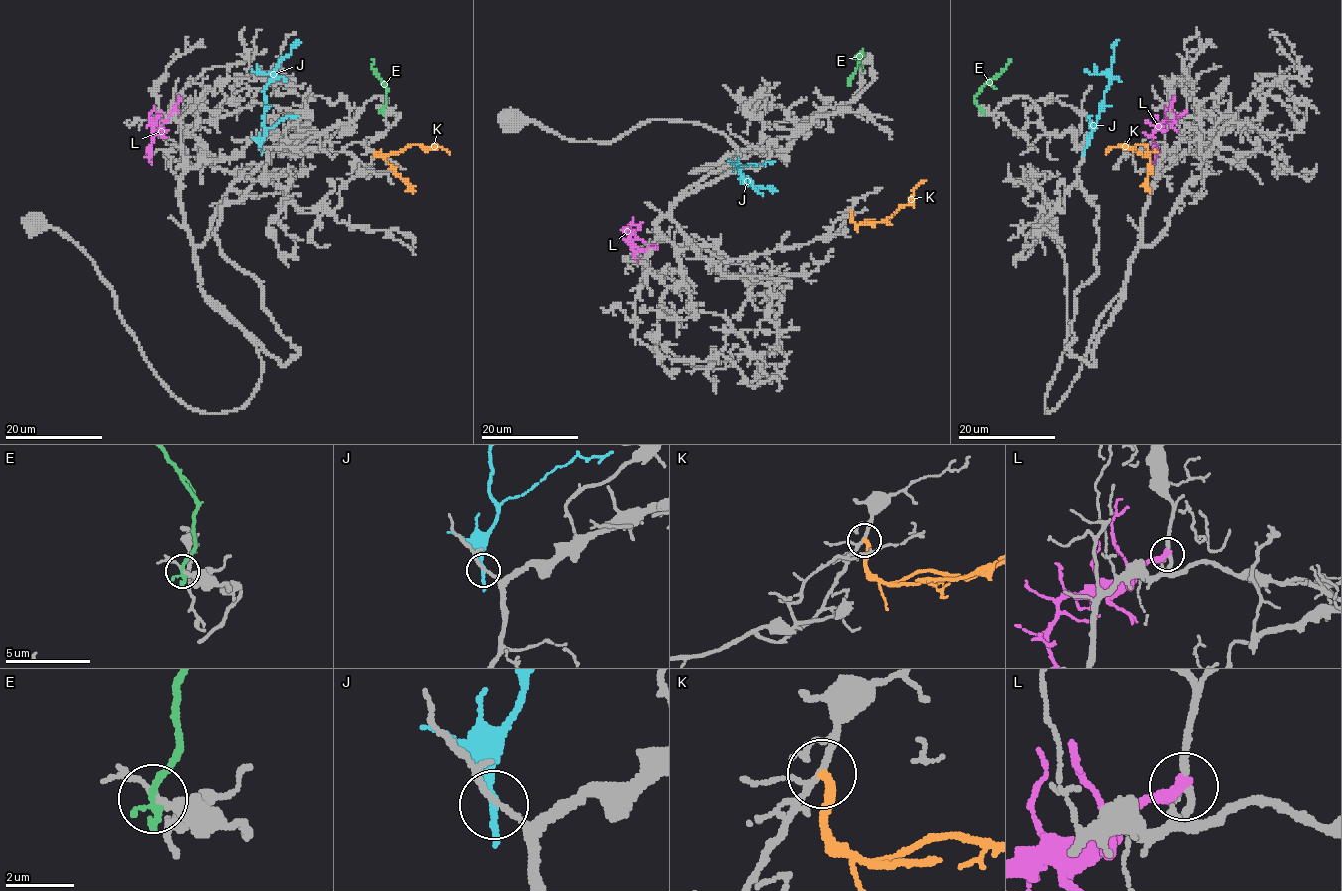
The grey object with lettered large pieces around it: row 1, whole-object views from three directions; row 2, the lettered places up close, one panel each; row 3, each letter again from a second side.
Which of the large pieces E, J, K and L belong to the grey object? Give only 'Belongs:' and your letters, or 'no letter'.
Belongs: no letter

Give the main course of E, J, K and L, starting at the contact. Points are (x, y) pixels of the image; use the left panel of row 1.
E: (383, 110), (386, 88), (372, 67), (372, 58)
J: (261, 149), (264, 132), (263, 90), (276, 64), (290, 52), (295, 39)
K: (374, 151), (380, 155), (393, 154), (422, 145), (439, 146), (450, 154)
L: (160, 112), (153, 125), (149, 155), (152, 165)

